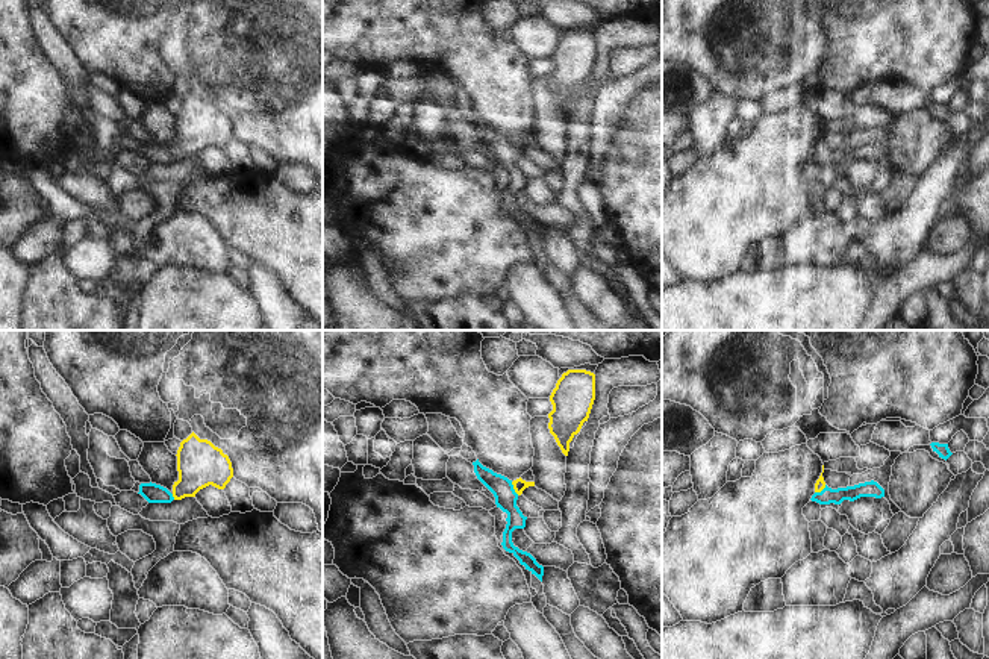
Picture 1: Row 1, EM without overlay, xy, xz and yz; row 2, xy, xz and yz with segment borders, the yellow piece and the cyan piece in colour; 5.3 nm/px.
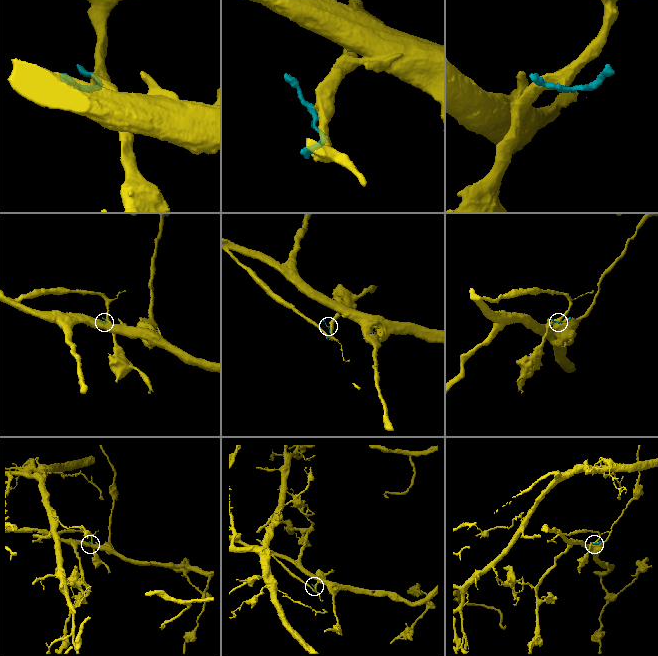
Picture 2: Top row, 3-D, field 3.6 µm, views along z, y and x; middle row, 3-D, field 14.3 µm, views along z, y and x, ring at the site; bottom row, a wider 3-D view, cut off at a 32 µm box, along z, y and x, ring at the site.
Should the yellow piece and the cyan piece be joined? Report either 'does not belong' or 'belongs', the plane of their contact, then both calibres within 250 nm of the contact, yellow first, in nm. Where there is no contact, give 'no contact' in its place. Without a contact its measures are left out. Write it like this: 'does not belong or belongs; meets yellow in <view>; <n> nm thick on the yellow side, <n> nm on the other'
belongs; meets yellow in xz; 70 nm thick on the yellow side, 120 nm on the other

